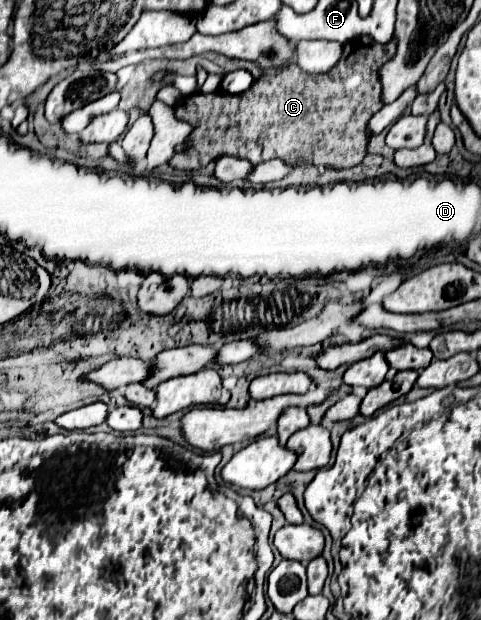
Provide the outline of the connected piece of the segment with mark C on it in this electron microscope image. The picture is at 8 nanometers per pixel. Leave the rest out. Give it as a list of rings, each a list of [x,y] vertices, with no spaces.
[[[359,36],[345,44],[349,54],[341,58],[327,74],[307,74],[297,64],[289,64],[277,74],[263,74],[257,78],[249,90],[241,94],[213,92],[213,94],[191,94],[179,98],[175,106],[175,116],[193,126],[193,132],[185,140],[185,150],[175,154],[169,164],[177,170],[197,170],[207,166],[211,160],[221,156],[239,156],[249,160],[253,166],[279,158],[287,164],[301,166],[313,164],[323,168],[345,170],[363,162],[369,144],[367,124],[375,112],[383,108],[379,68],[391,60],[397,52],[397,40],[391,38],[387,44],[375,42],[371,36]]]

